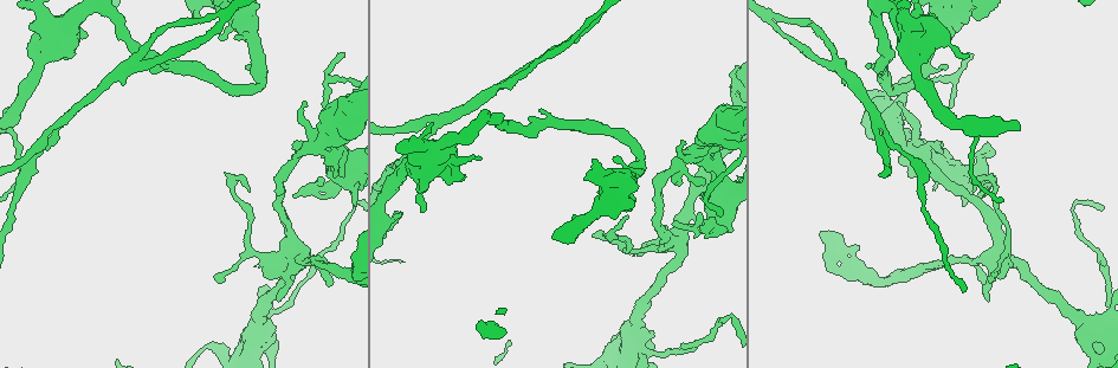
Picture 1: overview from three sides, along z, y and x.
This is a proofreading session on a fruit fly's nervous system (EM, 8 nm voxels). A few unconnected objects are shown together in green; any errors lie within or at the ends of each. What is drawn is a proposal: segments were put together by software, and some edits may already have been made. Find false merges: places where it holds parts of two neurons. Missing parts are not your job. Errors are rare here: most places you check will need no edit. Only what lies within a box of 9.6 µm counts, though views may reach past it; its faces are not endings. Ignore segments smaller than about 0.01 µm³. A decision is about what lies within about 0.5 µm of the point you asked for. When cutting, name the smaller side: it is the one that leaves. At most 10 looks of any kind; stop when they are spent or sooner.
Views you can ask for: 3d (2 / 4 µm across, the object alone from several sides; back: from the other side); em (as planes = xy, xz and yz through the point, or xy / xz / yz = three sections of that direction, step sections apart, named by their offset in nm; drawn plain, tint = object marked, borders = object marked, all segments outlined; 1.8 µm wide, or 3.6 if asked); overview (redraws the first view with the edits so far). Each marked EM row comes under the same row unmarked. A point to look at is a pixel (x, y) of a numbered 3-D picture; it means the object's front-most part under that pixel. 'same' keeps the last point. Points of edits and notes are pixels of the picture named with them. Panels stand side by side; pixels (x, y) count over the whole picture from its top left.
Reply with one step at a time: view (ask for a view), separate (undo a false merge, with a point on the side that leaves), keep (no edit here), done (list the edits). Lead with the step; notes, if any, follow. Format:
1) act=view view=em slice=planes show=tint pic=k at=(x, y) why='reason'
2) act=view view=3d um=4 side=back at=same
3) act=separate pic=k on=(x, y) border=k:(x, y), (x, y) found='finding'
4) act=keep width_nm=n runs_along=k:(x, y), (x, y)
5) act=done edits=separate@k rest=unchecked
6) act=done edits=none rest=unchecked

act=view view=3d um=2 pic=1 at=(840, 65) why='side arm on a straight run'

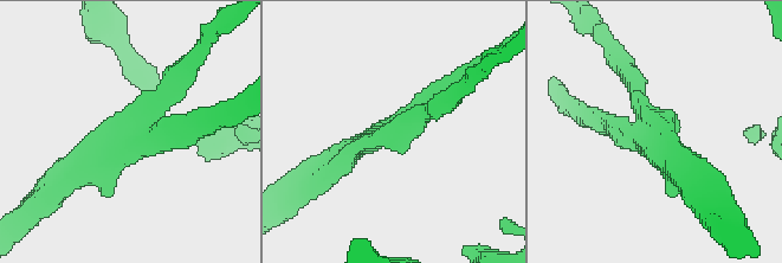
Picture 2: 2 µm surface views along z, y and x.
act=view view=em um=3.6 slice=yz step=16 show=tint pic=2 at=(656, 138) arms=3

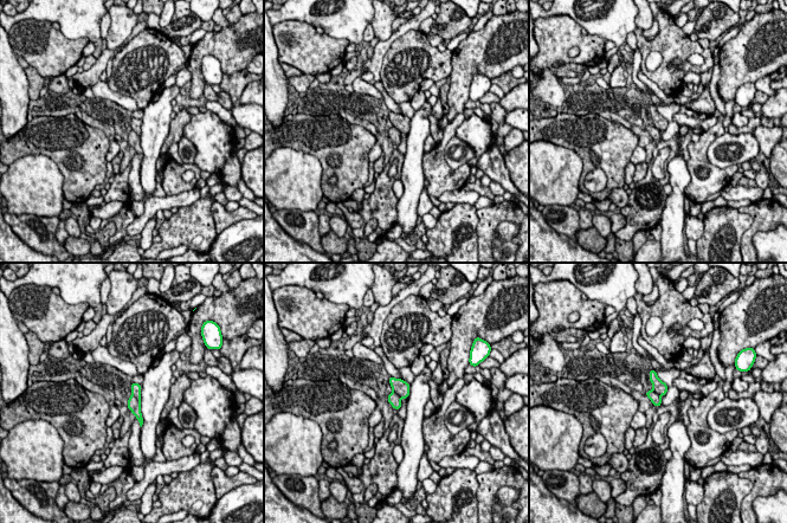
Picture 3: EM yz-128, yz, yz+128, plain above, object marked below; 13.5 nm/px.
act=view view=em um=3.6 slice=planes show=tint at=same why='another direction'

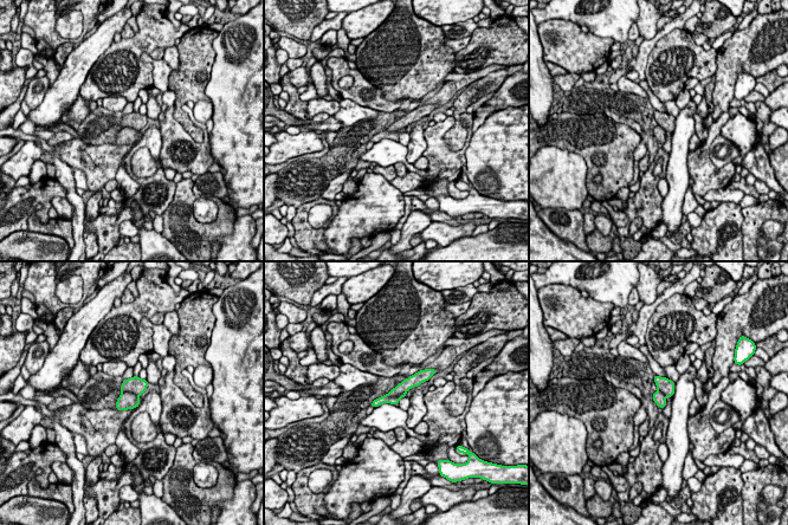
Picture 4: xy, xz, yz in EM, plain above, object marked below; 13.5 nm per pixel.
act=keep runs_along=4:(422, 373), (393, 397), (375, 403) found='continuous, no second neuron'

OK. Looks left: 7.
act=view view=em slice=planes show=tint pic=1 at=(698, 150) why='branch point'

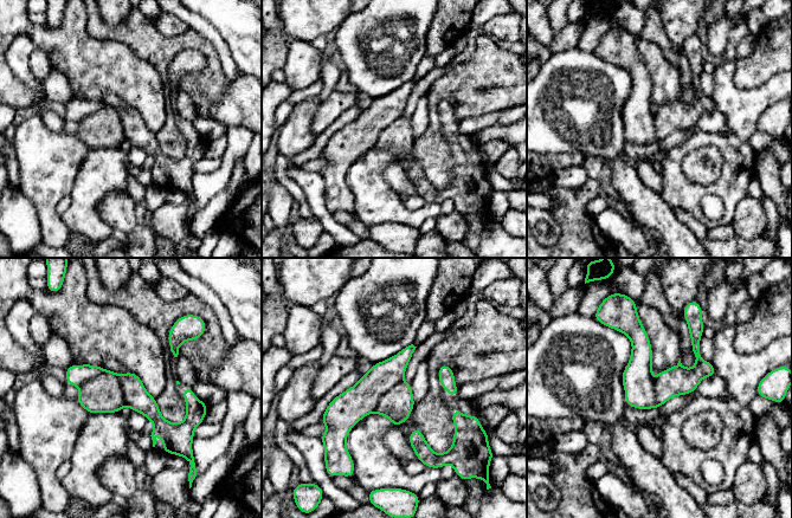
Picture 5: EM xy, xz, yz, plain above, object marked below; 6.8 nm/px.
act=separate pic=5 on=(397, 405) width_nm=240 part_leaving=5:(696, 330), (697, 367), (657, 403) found='two neurons meet here'

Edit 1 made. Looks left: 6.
act=view view=overview

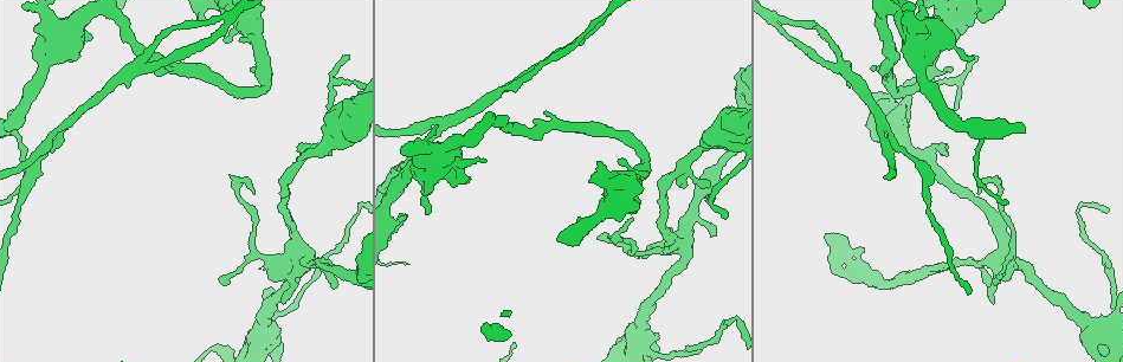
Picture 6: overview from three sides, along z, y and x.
act=view view=em slice=planes show=tint pic=6 at=(681, 247) why='sudden change in width'

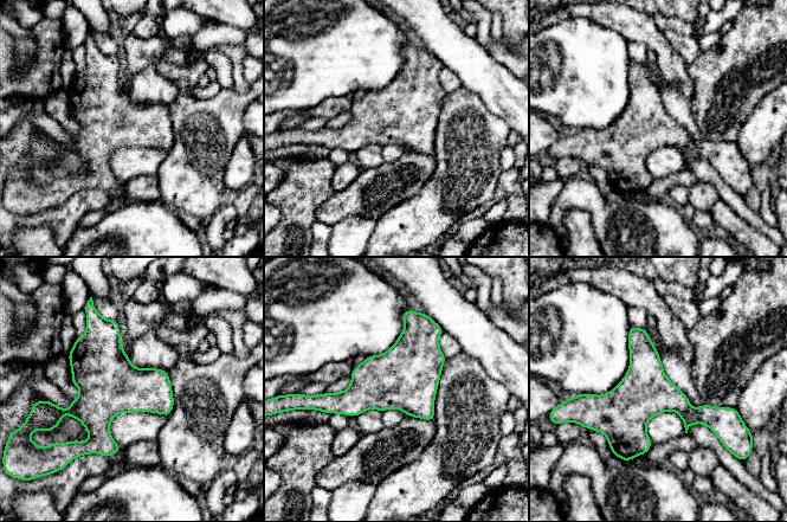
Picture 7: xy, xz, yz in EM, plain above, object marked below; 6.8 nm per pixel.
act=keep runs_along=7:(592, 403), (729, 411) found='all the same neuron'

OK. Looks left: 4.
act=view view=em um=3.6 slice=planes show=tint pic=6 at=(251, 29) why='thick turns thin'

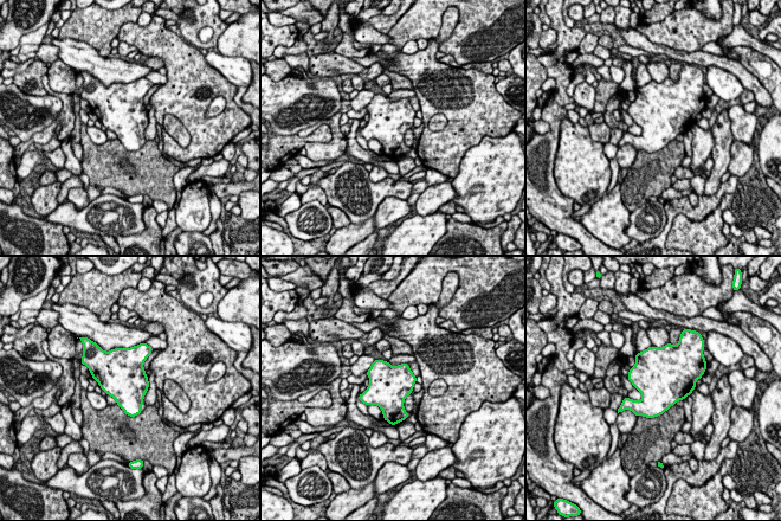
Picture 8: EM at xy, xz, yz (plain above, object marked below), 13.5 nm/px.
act=keep found='one neuron here'

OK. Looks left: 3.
act=done edits=separate@5 rest=unchecked

